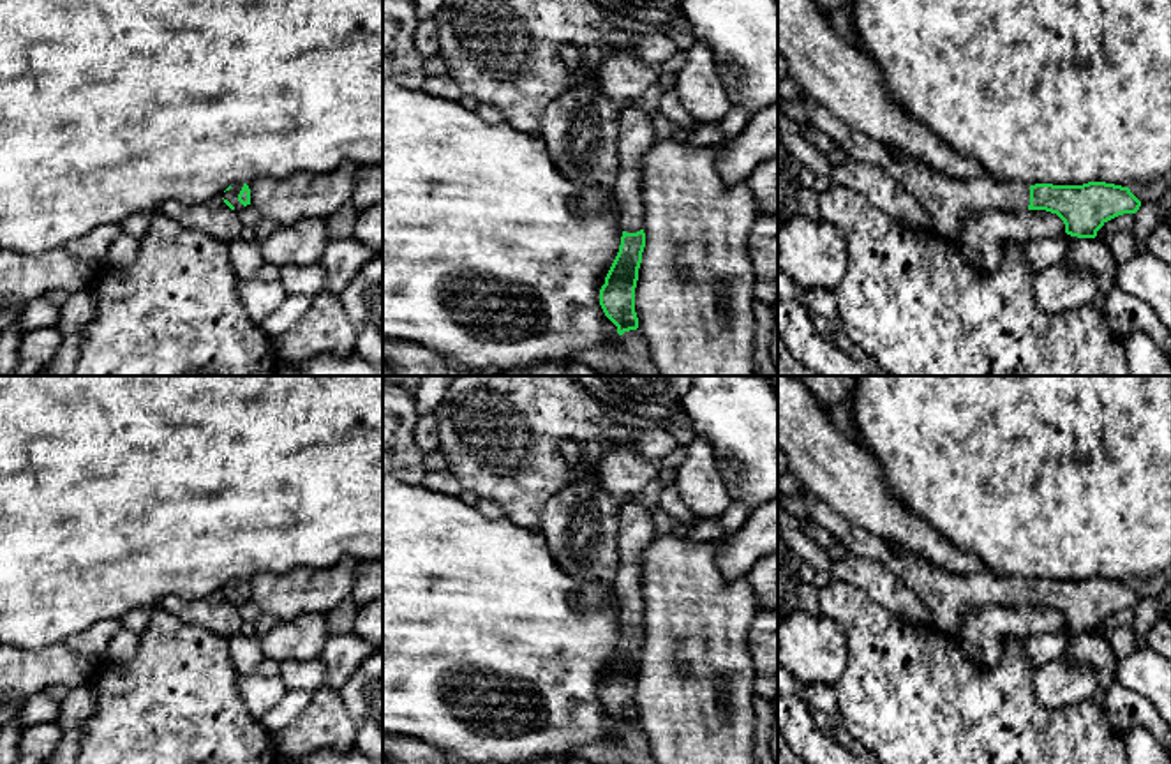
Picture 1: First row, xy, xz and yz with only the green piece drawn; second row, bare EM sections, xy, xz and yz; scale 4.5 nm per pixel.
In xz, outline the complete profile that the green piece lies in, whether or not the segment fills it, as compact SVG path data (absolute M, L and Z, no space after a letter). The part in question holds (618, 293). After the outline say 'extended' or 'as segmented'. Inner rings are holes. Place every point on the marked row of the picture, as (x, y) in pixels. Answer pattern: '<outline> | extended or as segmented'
M640 99L621 109L619 175L610 192L619 203L623 236L619 252L600 289L600 305L617 326L619 335L638 328L635 288L645 247L640 175L642 157L654 141L653 118L644 111Z | extended

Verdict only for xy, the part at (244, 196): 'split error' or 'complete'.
split error

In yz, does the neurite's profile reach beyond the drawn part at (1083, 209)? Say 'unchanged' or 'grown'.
grown

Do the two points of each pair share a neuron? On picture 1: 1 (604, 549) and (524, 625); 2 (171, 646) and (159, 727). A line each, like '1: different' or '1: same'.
1: different
2: same

